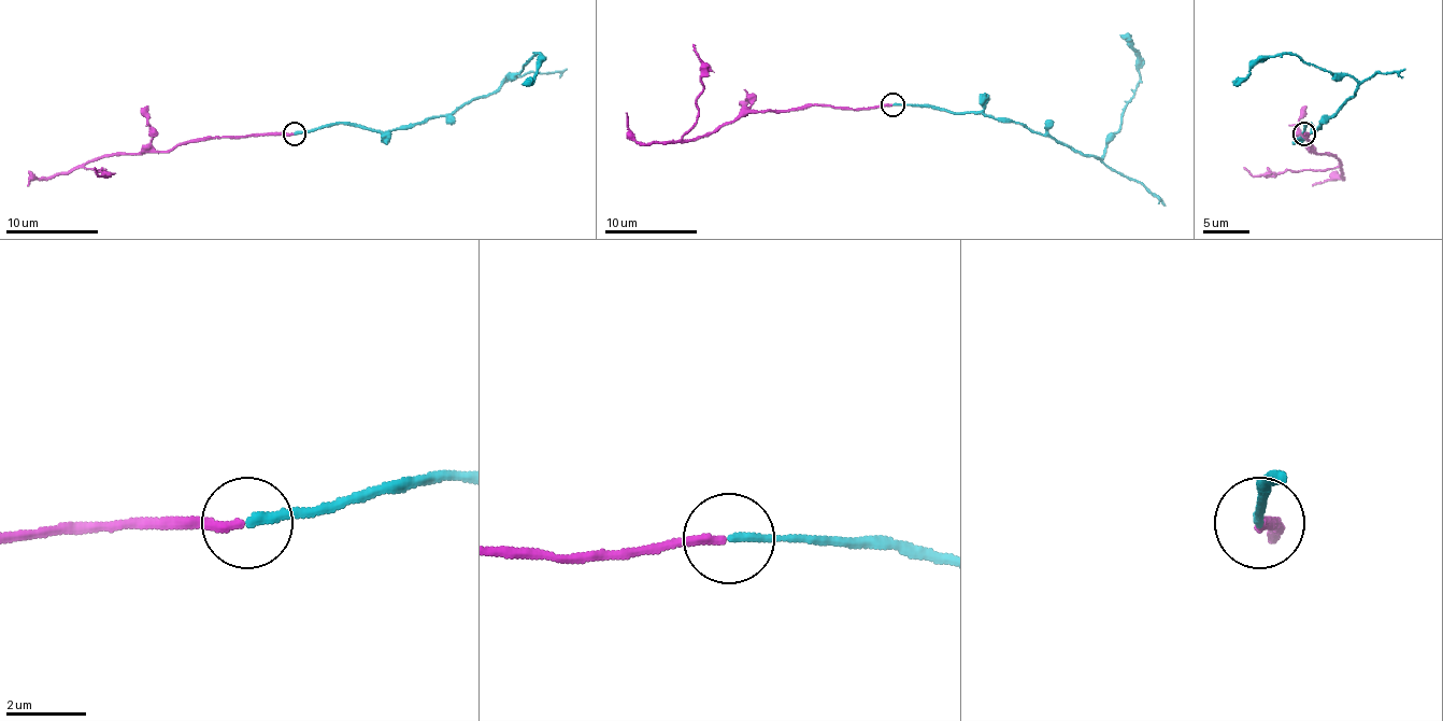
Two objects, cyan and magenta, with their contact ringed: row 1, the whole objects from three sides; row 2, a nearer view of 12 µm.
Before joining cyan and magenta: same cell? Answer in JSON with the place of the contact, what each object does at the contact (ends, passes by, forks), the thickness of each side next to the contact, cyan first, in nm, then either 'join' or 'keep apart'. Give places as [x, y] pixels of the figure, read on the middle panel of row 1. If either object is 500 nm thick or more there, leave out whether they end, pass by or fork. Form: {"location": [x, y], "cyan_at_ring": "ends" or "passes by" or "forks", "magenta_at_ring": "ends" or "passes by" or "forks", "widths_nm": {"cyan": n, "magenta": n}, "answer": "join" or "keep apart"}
{"location": [893, 104], "cyan_at_ring": "ends", "magenta_at_ring": "ends", "widths_nm": {"cyan": 200, "magenta": 240}, "answer": "join"}

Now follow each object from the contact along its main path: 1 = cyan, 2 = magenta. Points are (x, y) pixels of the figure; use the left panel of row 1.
1: (294, 132), (336, 124), (412, 128), (488, 96), (539, 54), (537, 72), (520, 84)
2: (294, 132), (203, 138), (180, 142), (166, 152), (112, 154), (85, 166), (105, 170), (103, 174), (94, 168)

